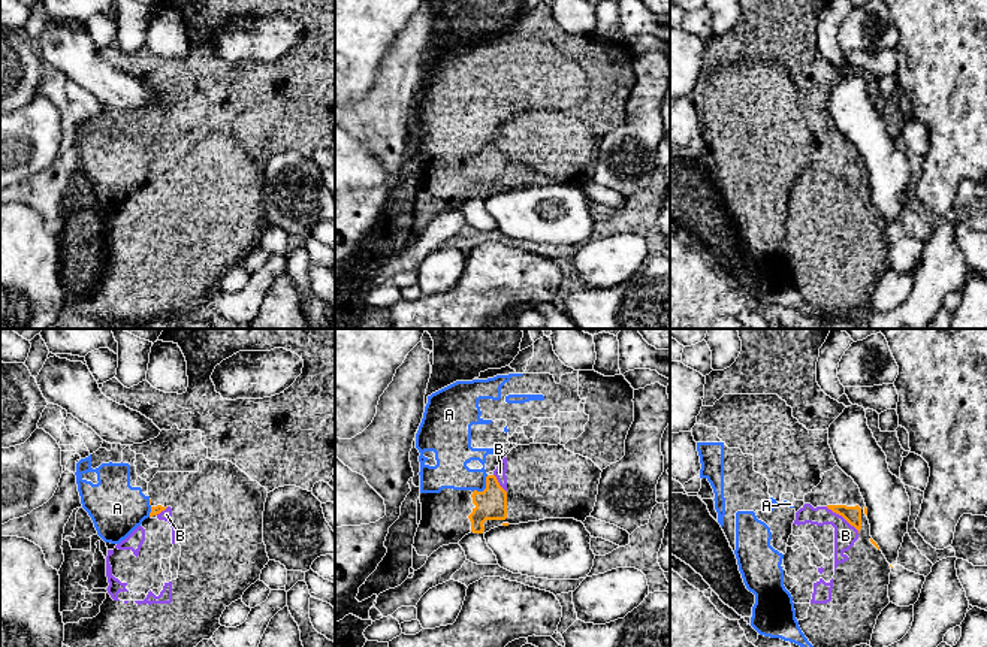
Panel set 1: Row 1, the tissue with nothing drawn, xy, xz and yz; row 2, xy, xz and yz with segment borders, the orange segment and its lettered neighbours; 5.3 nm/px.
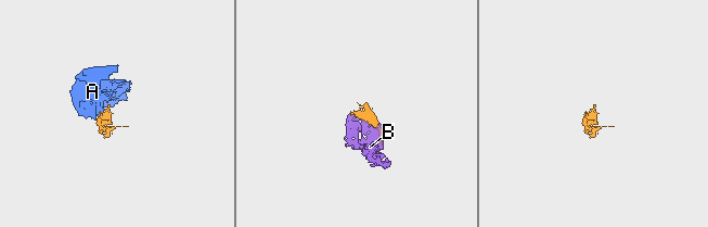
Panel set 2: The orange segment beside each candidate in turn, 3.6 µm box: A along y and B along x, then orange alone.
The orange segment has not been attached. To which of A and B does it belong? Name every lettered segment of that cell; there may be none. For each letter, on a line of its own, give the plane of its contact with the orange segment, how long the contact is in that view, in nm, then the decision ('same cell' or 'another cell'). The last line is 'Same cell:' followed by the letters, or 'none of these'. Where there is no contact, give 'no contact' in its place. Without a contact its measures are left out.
A: xz | 130 nm | same cell
B: yz | 240 nm | same cell
Same cell: A, B

